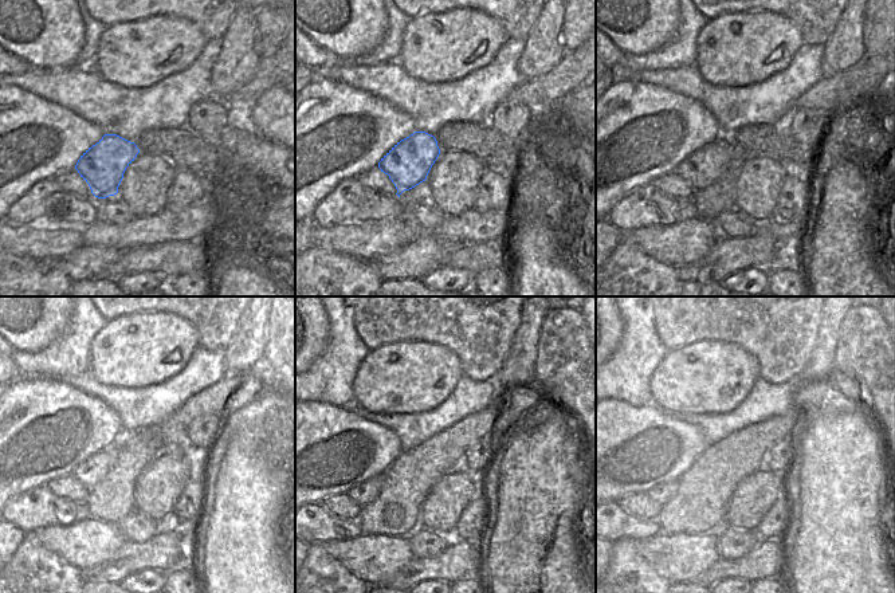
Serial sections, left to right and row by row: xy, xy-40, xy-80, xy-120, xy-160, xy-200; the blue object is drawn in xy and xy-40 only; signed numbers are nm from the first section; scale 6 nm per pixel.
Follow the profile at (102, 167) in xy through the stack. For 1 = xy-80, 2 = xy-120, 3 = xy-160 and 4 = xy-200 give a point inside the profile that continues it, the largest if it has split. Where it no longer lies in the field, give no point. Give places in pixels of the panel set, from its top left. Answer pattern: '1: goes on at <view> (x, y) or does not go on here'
1: goes on at xy-80 (702, 168)
2: goes on at xy-120 (90, 471)
3: goes on at xy-160 (362, 494)
4: goes on at xy-200 (662, 494)

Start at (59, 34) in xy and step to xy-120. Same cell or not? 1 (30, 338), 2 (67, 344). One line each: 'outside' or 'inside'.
1: inside
2: outside

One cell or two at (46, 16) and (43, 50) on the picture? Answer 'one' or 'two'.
one

